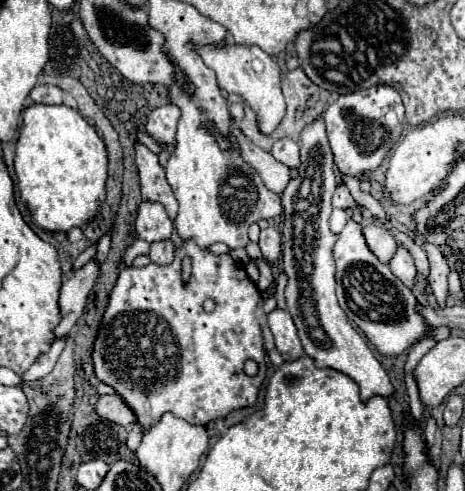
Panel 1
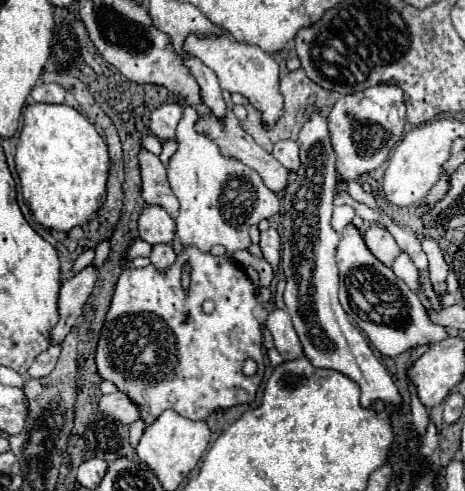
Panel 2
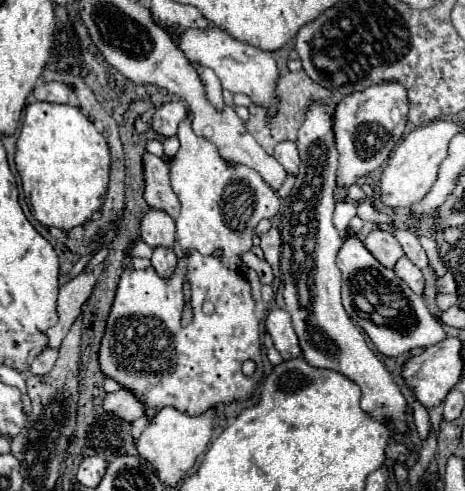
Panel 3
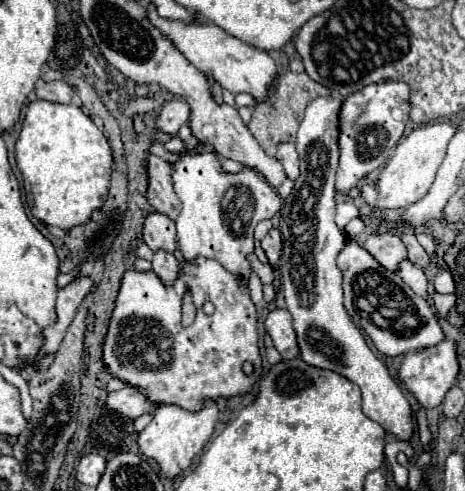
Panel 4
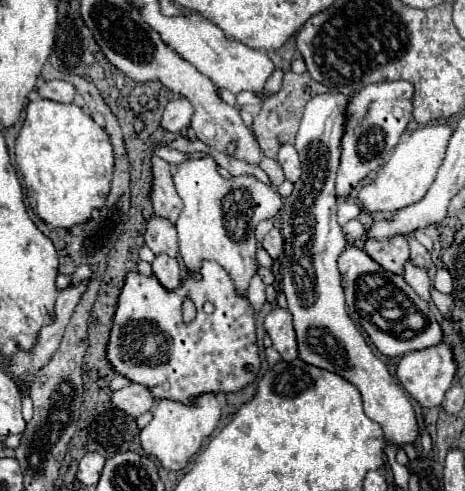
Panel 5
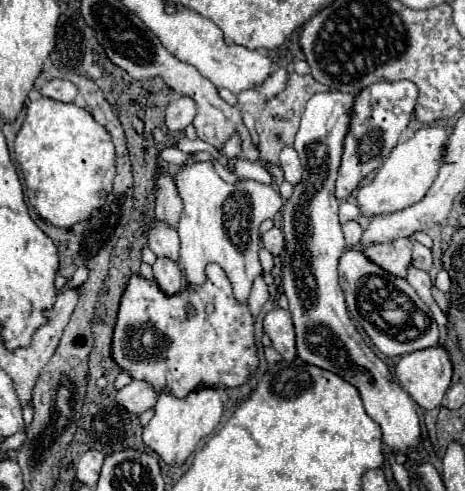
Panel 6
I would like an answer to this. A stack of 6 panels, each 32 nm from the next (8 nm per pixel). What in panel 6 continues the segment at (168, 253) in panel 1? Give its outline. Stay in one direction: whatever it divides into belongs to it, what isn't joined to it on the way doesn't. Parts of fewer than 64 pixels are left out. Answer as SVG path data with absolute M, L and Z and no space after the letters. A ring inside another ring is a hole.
M158 258L154 268L154 276L156 276L156 284L160 286L160 290L166 296L178 294L184 288L184 278L180 272L180 266L168 258Z

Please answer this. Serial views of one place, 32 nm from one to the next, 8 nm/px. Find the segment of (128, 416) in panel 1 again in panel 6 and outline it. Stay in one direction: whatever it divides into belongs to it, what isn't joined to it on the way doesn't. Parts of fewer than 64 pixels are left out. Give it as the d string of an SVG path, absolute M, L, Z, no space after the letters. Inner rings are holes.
M134 380L132 384L118 390L116 400L120 400L120 404L124 404L124 408L128 408L130 412L142 414L156 404L158 394L156 394L156 388L150 382Z

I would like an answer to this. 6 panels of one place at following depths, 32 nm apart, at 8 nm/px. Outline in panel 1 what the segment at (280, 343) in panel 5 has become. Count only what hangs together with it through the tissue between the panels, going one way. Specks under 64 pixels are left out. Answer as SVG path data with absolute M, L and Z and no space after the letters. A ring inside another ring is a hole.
M272 310L268 314L268 326L274 334L276 350L282 354L284 360L298 360L304 354L292 316L286 310Z

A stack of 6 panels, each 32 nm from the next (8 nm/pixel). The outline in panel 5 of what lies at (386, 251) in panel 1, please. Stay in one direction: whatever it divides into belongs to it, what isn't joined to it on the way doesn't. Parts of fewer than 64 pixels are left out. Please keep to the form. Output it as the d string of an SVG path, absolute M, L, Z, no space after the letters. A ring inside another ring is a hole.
M396 236L396 240L382 240L382 242L366 240L364 252L392 274L404 274L404 264L410 258L408 240L404 236Z

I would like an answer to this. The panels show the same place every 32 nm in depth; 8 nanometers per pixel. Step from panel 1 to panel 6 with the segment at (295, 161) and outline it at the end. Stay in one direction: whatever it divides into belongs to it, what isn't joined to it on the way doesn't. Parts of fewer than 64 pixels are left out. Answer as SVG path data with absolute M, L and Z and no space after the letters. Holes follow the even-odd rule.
M284 148L282 152L280 152L280 168L282 168L282 172L284 172L284 178L292 184L292 186L296 186L298 182L300 182L300 178L302 178L302 164L300 164L300 160L298 160L298 154L296 154L296 150L294 148Z

